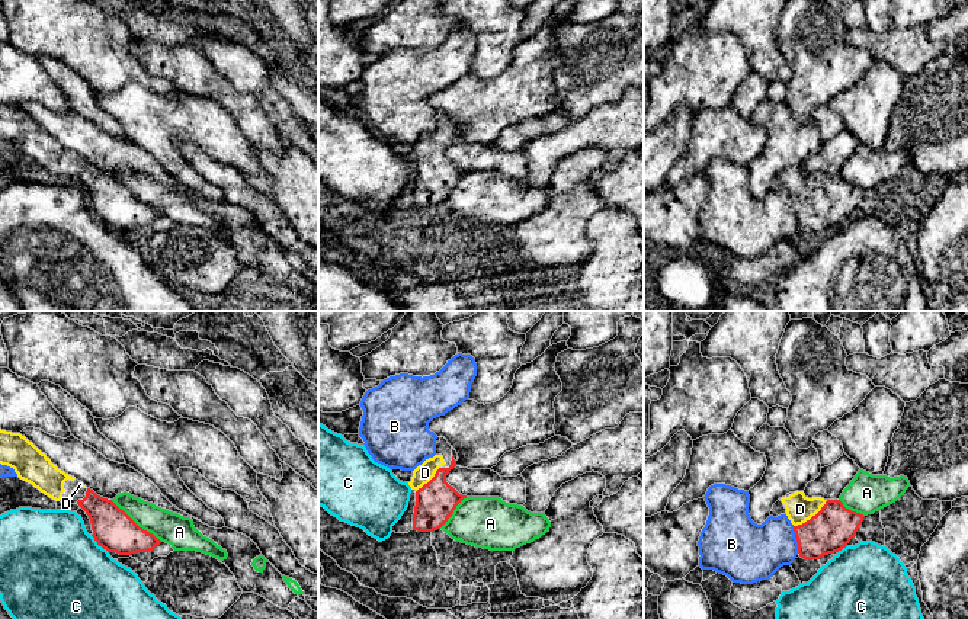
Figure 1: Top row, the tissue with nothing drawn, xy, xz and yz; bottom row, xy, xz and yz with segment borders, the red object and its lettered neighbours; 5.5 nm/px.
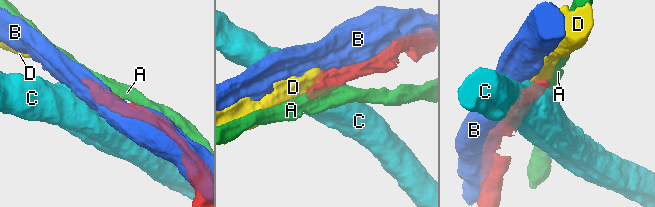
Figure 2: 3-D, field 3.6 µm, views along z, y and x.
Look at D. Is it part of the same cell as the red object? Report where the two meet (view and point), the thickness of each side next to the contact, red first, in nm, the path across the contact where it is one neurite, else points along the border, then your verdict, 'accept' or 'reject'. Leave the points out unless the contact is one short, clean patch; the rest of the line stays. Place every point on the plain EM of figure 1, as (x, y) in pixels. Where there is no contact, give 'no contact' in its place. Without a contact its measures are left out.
meets red in yz at (813, 191); 240 nm thick on the red side, 150 nm on the other; runs through yz (830, 205), (813, 191), (805, 189), (800, 183); accept

